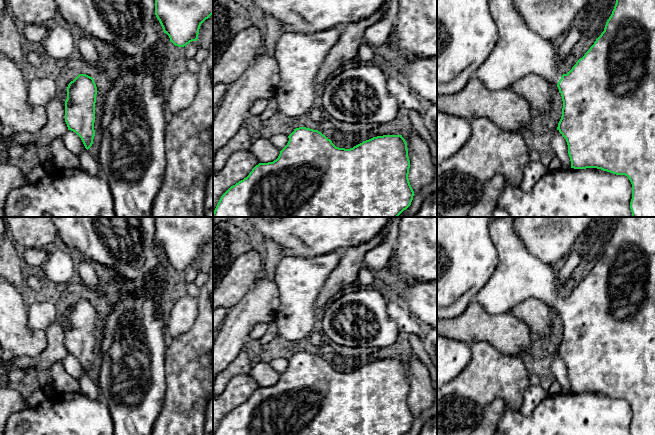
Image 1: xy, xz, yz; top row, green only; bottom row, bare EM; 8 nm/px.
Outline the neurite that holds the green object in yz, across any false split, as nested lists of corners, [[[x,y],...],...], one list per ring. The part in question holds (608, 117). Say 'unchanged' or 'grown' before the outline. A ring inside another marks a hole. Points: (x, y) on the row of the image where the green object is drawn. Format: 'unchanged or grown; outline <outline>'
grown; outline [[[490,0],[489,9],[498,29],[498,39],[493,50],[475,72],[475,75],[488,89],[493,91],[510,89],[514,82],[530,73],[537,74],[549,83],[555,84],[561,93],[563,101],[562,116],[557,130],[566,139],[571,168],[597,168],[616,175],[627,176],[632,184],[632,199],[630,202],[632,217],[655,217],[655,0],[616,0],[604,31],[567,74],[562,74],[559,70],[557,61],[558,47],[554,46],[554,41],[546,40],[533,31],[514,8],[513,0]]]

